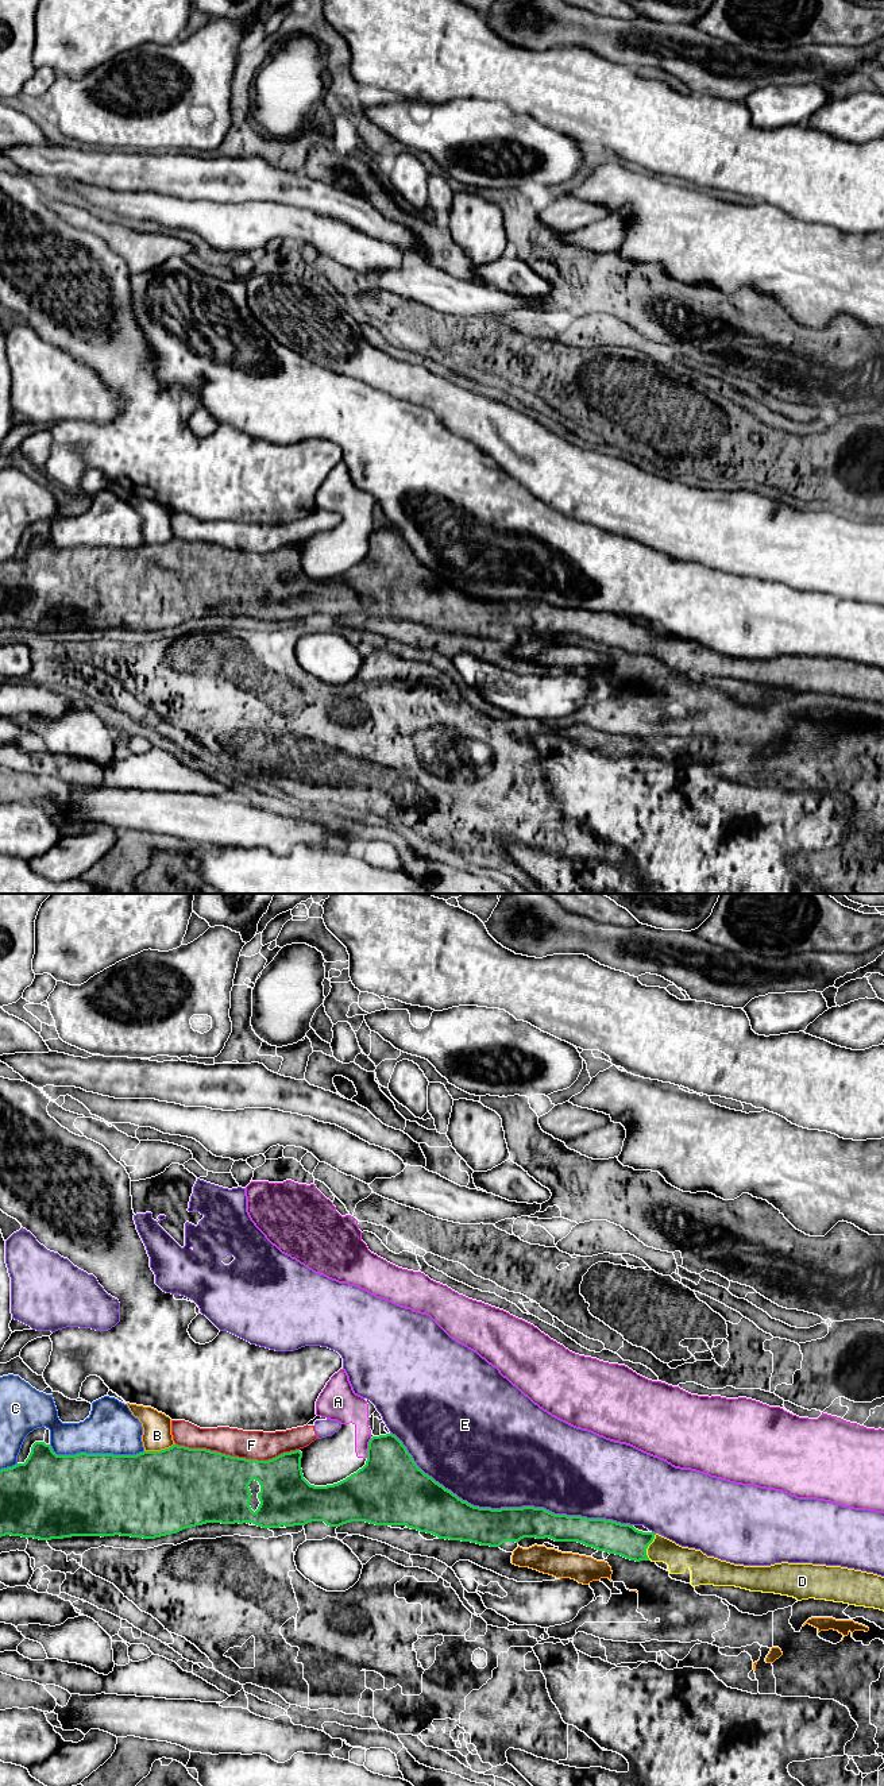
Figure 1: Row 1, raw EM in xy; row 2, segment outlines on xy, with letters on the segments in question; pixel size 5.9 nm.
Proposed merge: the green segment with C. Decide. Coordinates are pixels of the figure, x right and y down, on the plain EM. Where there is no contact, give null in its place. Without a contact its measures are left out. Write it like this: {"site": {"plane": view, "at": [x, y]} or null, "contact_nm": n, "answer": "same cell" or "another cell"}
{"site": {"plane": "xy", "at": [96, 547]}, "contact_nm": 550, "answer": "another cell"}

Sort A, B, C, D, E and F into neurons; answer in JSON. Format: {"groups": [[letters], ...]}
{"groups": [["A"], ["B"], ["C"], ["D"], ["E", "F"]]}

